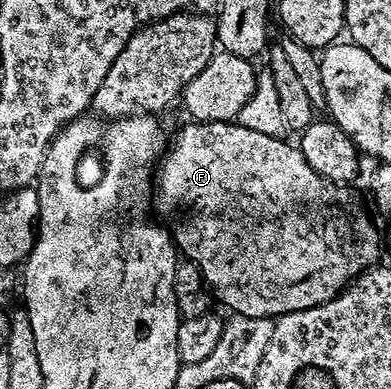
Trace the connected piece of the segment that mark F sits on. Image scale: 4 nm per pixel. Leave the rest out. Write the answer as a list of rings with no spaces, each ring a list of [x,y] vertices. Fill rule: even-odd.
[[[227,120],[207,122],[206,124],[189,122],[189,125],[174,140],[172,137],[171,143],[160,161],[159,171],[155,176],[155,208],[158,208],[161,212],[166,212],[169,216],[181,211],[181,217],[178,218],[177,225],[171,229],[171,235],[180,255],[200,266],[210,292],[218,301],[222,300],[230,308],[228,310],[230,313],[239,316],[250,316],[251,318],[263,318],[264,316],[276,318],[286,316],[289,312],[307,310],[311,306],[319,306],[329,300],[334,300],[337,293],[346,287],[345,268],[337,268],[337,276],[329,276],[329,272],[325,272],[325,276],[321,276],[321,272],[317,272],[317,276],[301,276],[301,260],[297,260],[297,264],[289,264],[289,260],[293,260],[293,256],[281,256],[281,248],[277,248],[277,228],[281,228],[281,220],[297,220],[297,224],[301,224],[301,212],[305,212],[305,204],[313,204],[313,200],[317,200],[317,192],[321,192],[321,175],[310,166],[307,158],[303,158],[300,147],[296,143],[288,144],[285,138],[281,136],[259,134],[259,130],[251,130],[239,122]]]

